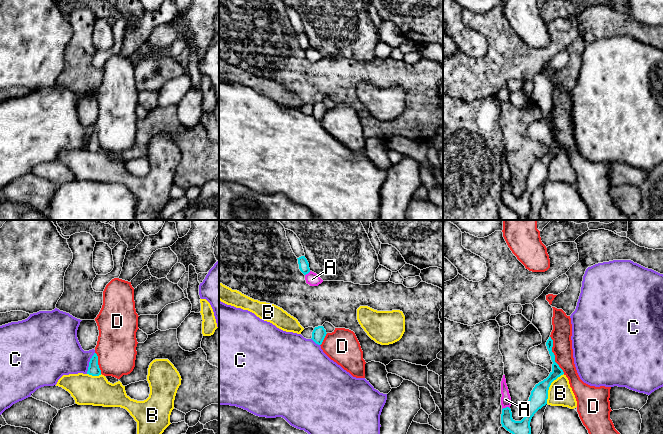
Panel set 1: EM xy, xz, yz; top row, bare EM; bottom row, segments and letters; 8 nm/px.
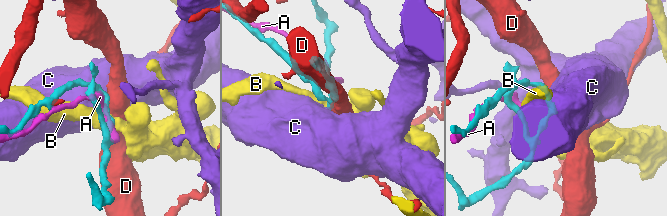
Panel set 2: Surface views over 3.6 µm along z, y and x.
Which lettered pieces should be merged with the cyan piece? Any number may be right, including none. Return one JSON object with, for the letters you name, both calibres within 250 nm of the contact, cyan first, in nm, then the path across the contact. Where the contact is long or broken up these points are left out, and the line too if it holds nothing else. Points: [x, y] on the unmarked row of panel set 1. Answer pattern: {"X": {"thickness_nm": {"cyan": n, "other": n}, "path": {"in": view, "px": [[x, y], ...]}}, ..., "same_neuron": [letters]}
{"same_neuron": []}

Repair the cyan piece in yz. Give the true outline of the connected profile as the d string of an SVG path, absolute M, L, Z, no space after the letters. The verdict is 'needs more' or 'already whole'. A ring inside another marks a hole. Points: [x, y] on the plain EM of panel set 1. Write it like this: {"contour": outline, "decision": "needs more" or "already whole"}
{"contour": "M551 113L546 118L547 125L551 132L552 147L549 152L543 157L535 161L531 167L531 171L528 176L528 185L526 192L521 197L515 197L512 194L512 188L509 183L502 185L501 200L507 207L512 209L518 216L518 220L526 217L531 210L530 198L534 190L547 180L548 166L551 159L558 153L564 150L563 146L555 138L555 131L552 128L553 116Z", "decision": "already whole"}

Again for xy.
{"contour": "M94 129L92 134L90 135L87 150L92 151L92 152L101 151L101 146L98 141L98 132L96 129Z", "decision": "already whole"}

